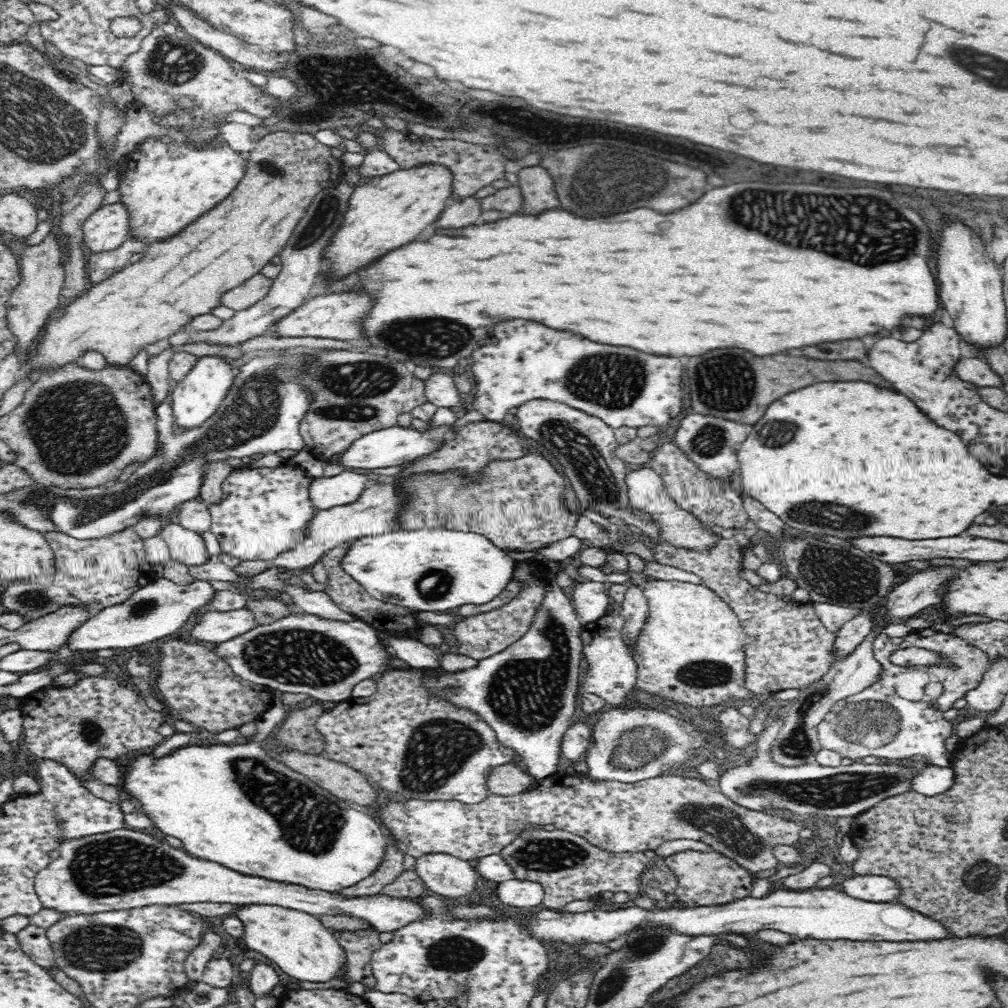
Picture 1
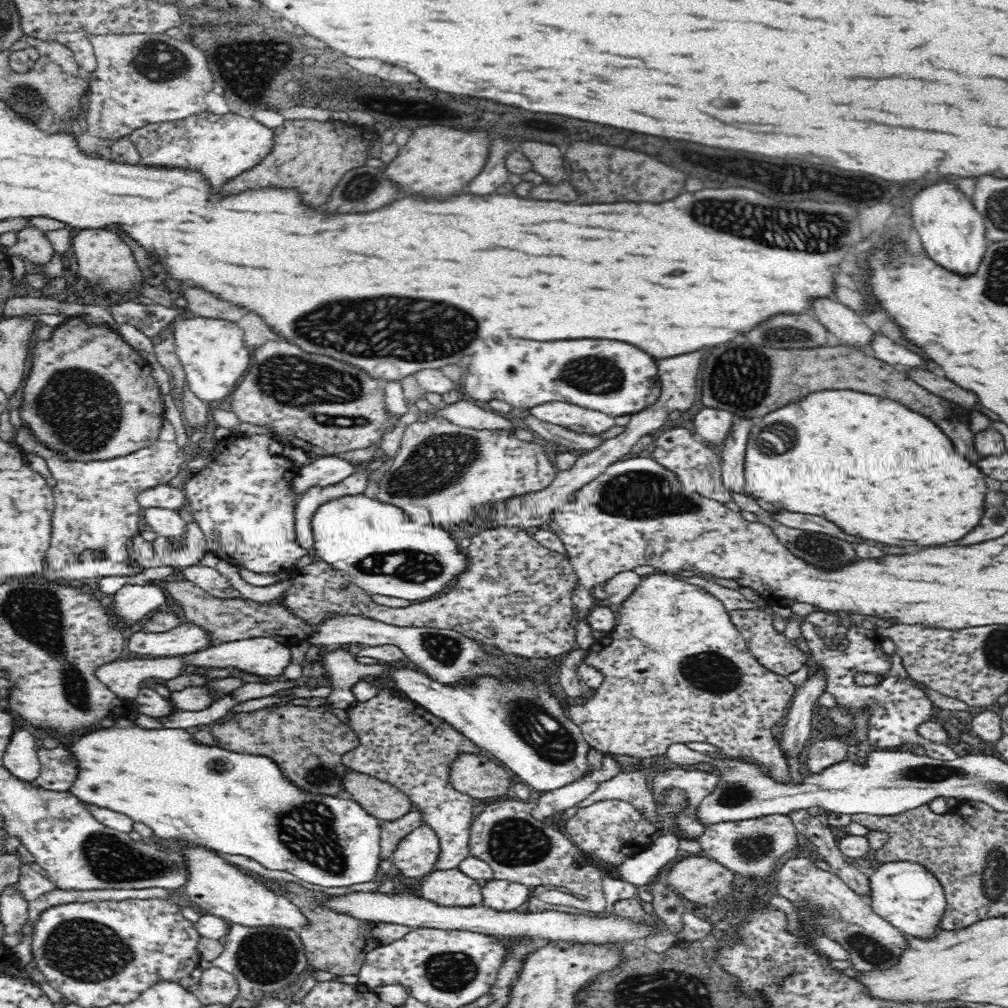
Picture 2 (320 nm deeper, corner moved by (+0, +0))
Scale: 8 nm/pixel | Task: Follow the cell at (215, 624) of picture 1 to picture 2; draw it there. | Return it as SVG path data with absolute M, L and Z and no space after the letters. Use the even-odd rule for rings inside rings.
M188 621L162 634L138 631L130 636L126 646L132 653L171 657L193 653L215 643L220 643L220 639L212 637L206 627Z

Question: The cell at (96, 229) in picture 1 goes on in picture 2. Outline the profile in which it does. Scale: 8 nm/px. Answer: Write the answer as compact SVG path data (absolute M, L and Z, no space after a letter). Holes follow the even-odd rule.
M108 228L80 230L80 232L75 233L72 246L76 259L78 259L80 274L88 281L92 281L93 284L97 284L110 293L133 292L149 298L154 303L176 308L174 298L171 300L169 293L156 288L157 284L147 282L138 272L138 266L136 266L136 260L132 258L130 248L126 246L126 242L116 232L112 232Z

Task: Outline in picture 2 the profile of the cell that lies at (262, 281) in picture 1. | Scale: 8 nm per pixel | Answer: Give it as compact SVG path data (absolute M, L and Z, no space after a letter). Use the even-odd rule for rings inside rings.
M202 288L184 290L184 298L188 303L186 309L190 311L190 314L196 313L196 316L204 318L219 319L237 324L249 312L246 307L222 300L220 296L208 292L208 290L202 290Z

